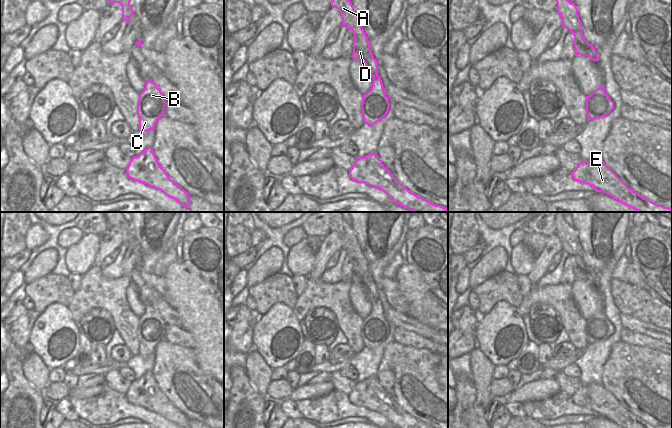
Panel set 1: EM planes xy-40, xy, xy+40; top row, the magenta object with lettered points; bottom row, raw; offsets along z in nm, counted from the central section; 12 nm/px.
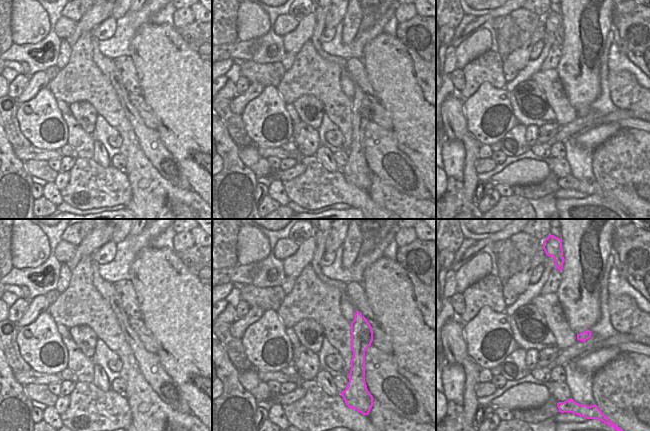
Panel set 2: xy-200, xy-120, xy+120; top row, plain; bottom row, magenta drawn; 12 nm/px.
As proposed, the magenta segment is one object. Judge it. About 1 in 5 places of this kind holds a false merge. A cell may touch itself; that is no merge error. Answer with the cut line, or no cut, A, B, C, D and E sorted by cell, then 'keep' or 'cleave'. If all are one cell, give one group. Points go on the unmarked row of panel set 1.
no cut; A B C D E; keep

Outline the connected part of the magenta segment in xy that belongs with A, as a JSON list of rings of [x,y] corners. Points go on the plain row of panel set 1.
[[[329,212],[331,230],[336,231],[342,242],[342,249],[350,253],[354,258],[353,283],[361,283],[369,298],[373,302],[370,314],[363,319],[361,338],[365,348],[374,349],[389,335],[389,322],[386,320],[382,304],[378,300],[378,286],[374,282],[369,264],[359,246],[359,242],[351,225],[342,218],[342,212]]]

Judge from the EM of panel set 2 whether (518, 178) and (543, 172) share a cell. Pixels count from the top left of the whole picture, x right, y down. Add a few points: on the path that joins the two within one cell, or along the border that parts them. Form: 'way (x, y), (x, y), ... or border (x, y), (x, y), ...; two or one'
way (524, 172), (537, 172); one

